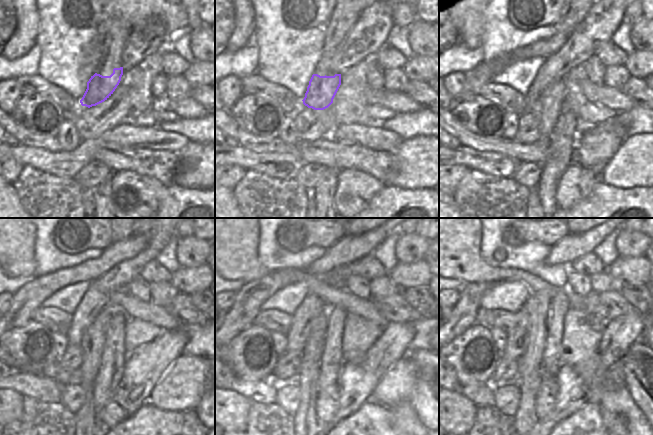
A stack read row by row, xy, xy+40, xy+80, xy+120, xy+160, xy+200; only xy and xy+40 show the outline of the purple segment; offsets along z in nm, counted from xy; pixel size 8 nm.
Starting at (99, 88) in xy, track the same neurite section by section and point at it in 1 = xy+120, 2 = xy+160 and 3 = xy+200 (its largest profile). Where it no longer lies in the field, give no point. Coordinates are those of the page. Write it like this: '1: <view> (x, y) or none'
1: xy+120 (93, 340)
2: xy+160 (308, 377)
3: xy+200 (528, 380)

